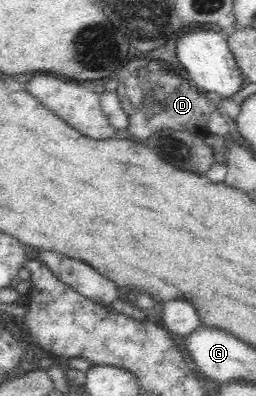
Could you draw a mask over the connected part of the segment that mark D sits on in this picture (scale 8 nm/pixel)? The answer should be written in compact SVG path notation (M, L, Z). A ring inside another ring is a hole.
M136 59L122 66L116 75L116 93L122 110L128 116L126 129L132 139L146 141L154 132L164 128L174 131L187 131L205 137L209 117L214 109L188 79L187 72L166 63L162 59Z

